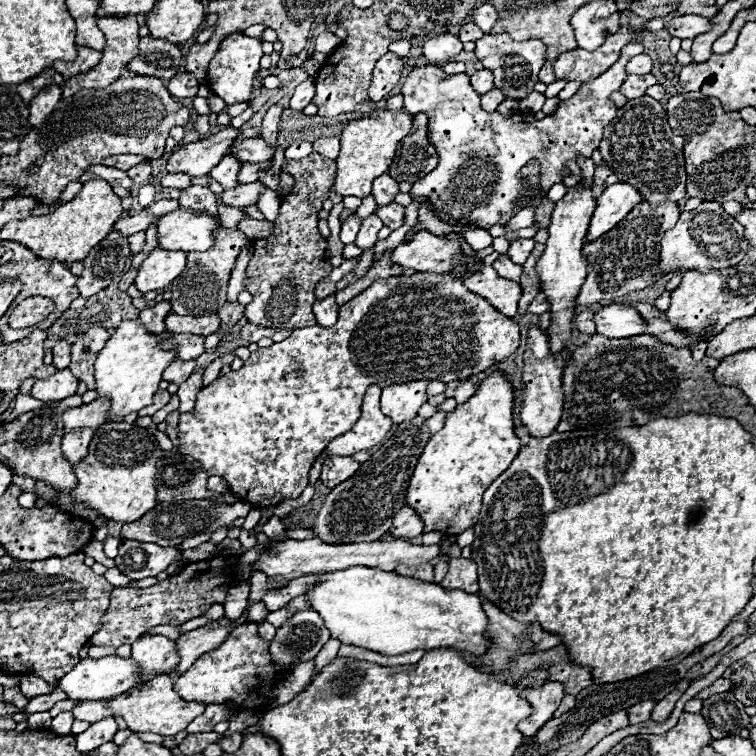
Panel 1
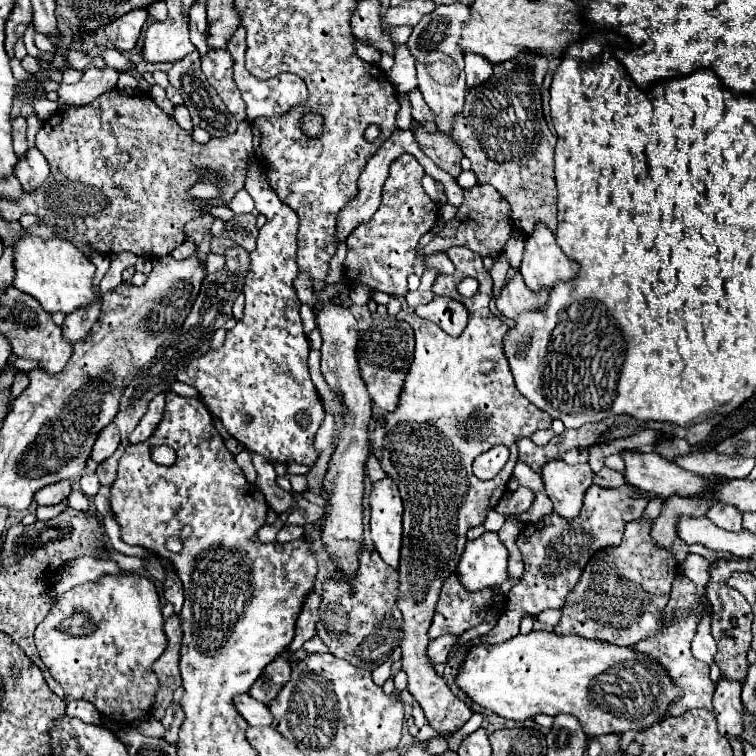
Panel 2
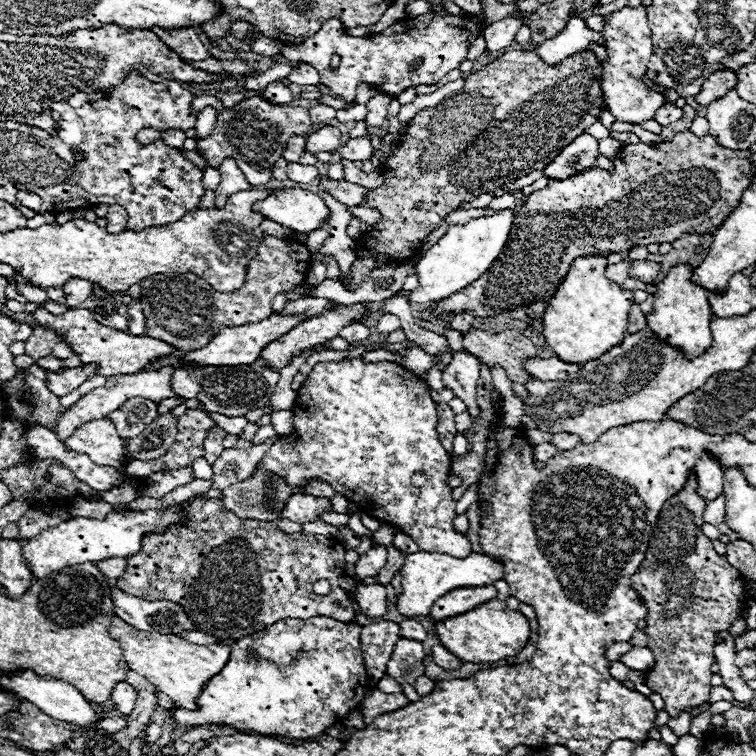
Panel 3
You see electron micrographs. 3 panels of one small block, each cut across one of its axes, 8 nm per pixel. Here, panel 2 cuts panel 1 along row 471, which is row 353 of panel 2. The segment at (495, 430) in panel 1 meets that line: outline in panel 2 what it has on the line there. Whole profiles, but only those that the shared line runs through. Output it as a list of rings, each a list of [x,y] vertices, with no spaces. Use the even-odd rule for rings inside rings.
[[[450,248],[448,250],[450,260],[454,262],[454,274],[438,274],[434,280],[434,292],[436,294],[446,294],[450,298],[462,300],[462,304],[468,308],[468,326],[466,330],[458,336],[452,338],[448,336],[440,326],[430,324],[428,320],[416,316],[414,312],[406,316],[406,322],[412,326],[414,336],[416,336],[416,350],[414,350],[414,360],[408,370],[404,390],[400,404],[394,412],[384,414],[378,418],[374,432],[370,434],[374,454],[380,458],[380,464],[386,474],[390,474],[402,494],[404,502],[404,540],[402,542],[402,552],[400,552],[400,566],[398,566],[398,576],[400,576],[400,592],[396,598],[396,604],[404,616],[404,638],[402,638],[402,670],[408,674],[408,692],[414,696],[414,700],[420,704],[424,710],[424,716],[428,724],[438,732],[438,734],[454,734],[460,730],[468,718],[472,716],[472,708],[456,698],[452,690],[446,686],[446,682],[434,672],[434,666],[430,664],[426,656],[426,648],[430,642],[428,628],[432,624],[434,616],[434,606],[440,596],[442,582],[450,576],[450,572],[456,570],[456,564],[464,552],[466,544],[466,532],[478,524],[482,524],[492,508],[500,502],[504,496],[506,484],[512,476],[514,464],[518,462],[518,448],[516,440],[520,436],[530,438],[536,430],[550,428],[552,418],[538,406],[534,406],[530,400],[524,400],[520,392],[516,392],[516,384],[512,380],[512,372],[508,368],[508,360],[504,356],[504,336],[508,332],[508,326],[490,312],[488,302],[492,294],[492,278],[488,270],[482,266],[482,258],[476,256],[468,248]],[[466,277],[473,277],[479,282],[478,292],[472,298],[464,298],[458,292],[458,284]],[[494,444],[504,444],[510,446],[510,460],[502,468],[502,472],[494,480],[478,480],[472,472],[472,462],[478,454],[490,450]]]

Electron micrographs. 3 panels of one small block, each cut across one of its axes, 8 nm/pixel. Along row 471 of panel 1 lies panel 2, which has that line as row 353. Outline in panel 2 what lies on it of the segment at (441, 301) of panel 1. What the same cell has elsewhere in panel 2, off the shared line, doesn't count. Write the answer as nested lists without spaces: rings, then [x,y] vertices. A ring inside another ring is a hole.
[[[256,158],[250,160],[248,168],[250,174],[246,180],[246,192],[254,198],[258,212],[264,214],[268,222],[260,228],[258,246],[250,254],[250,268],[244,280],[244,296],[246,296],[244,316],[230,332],[226,332],[226,340],[218,350],[208,350],[204,356],[192,360],[184,370],[176,374],[176,380],[194,386],[202,394],[210,412],[216,418],[220,418],[228,434],[234,436],[246,450],[264,456],[268,462],[282,462],[282,464],[300,462],[312,466],[318,458],[314,450],[314,436],[322,426],[326,412],[316,392],[316,386],[308,376],[310,340],[302,328],[302,318],[300,318],[302,302],[294,290],[294,280],[300,272],[296,264],[296,232],[300,220],[296,212],[292,212],[292,208],[288,208],[288,204],[284,204],[276,196],[276,192],[272,192],[264,176],[264,170],[260,168],[260,162]]]

